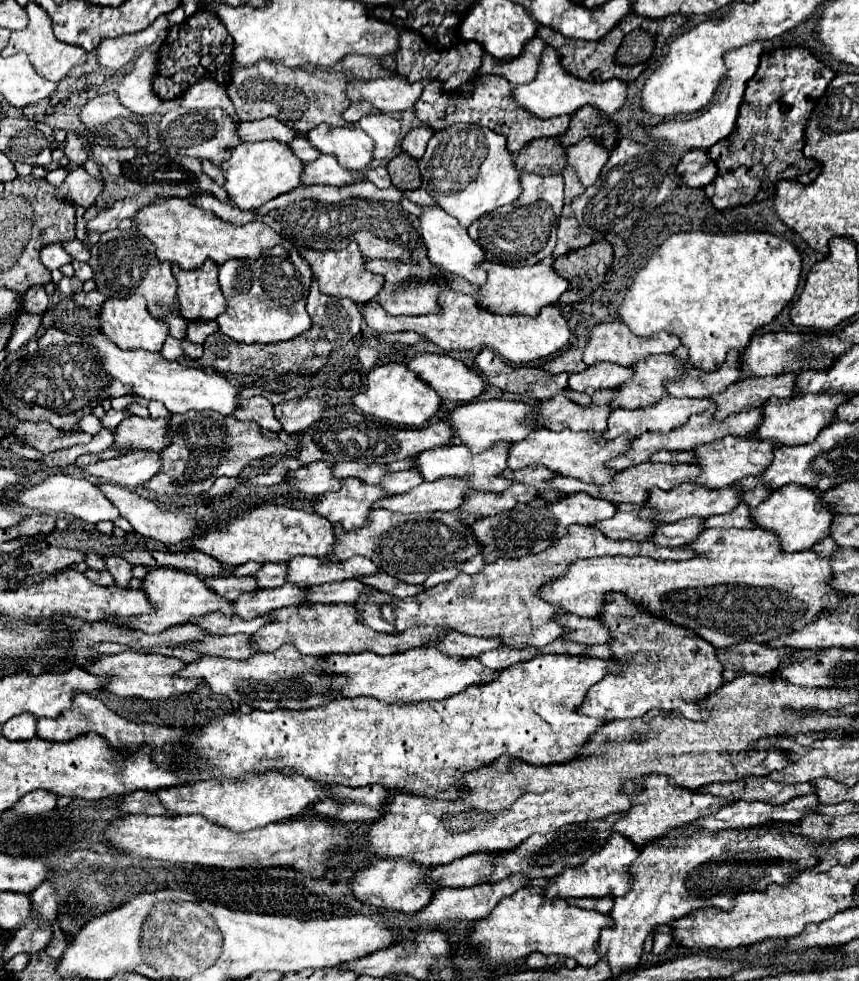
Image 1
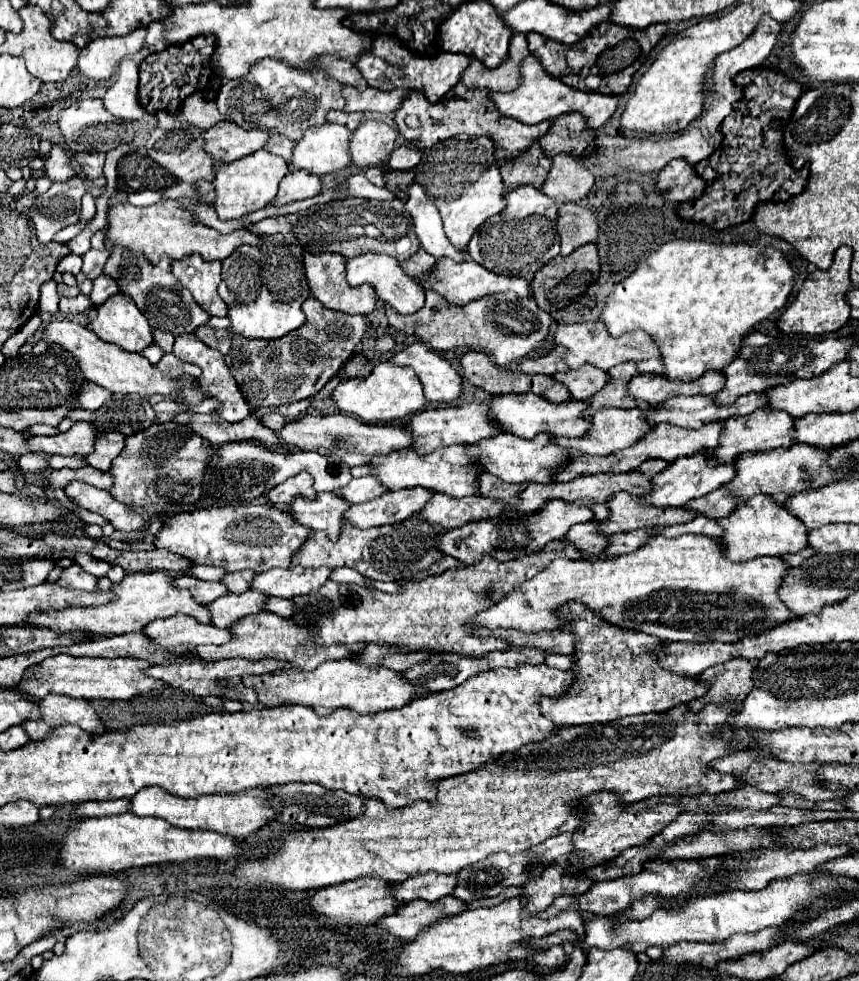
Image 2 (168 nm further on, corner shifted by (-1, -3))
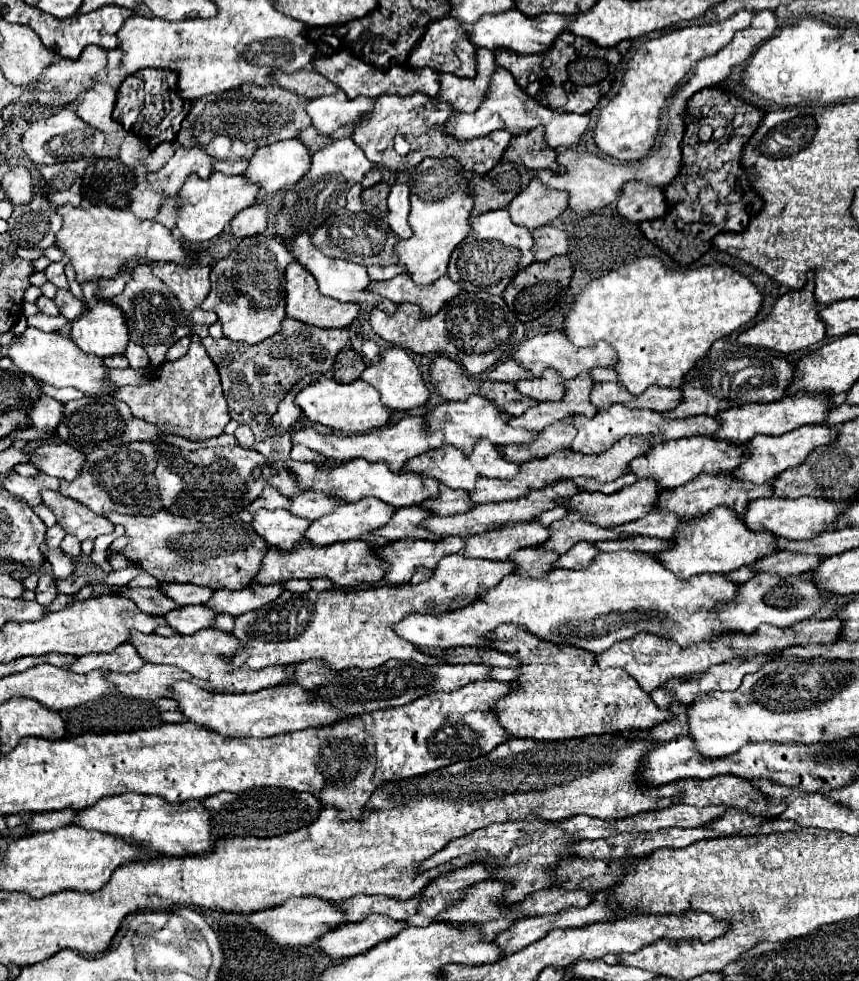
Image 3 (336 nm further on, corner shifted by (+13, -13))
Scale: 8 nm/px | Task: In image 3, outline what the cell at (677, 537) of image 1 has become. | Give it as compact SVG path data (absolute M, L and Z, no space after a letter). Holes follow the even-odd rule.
M578 543L568 553L560 555L560 559L556 561L556 567L562 567L562 569L586 569L590 565L590 561L594 561L598 551L600 549L596 549L596 545L592 545L592 543Z

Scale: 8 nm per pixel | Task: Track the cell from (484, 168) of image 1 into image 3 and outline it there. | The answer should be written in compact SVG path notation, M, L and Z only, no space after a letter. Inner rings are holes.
M426 157L416 165L408 179L410 187L410 217L408 223L414 235L408 241L398 241L396 253L400 263L408 267L408 273L416 283L428 285L446 275L448 261L456 245L468 235L470 213L472 213L472 187L464 177L464 167L454 157Z

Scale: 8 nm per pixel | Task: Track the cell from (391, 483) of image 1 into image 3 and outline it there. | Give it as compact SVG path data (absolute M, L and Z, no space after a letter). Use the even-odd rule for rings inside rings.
M306 491L306 493L302 493L302 495L298 495L296 499L290 501L290 511L294 515L300 515L304 519L314 521L314 519L320 519L320 517L332 513L336 509L336 505L342 505L342 503L344 501L340 501L338 497L332 497L332 495L326 495L326 493Z

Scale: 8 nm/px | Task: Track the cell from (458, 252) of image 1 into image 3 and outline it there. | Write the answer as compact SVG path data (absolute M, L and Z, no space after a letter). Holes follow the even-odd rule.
M406 183L392 185L392 191L388 195L388 225L400 239L412 237L412 227L408 225L408 213L410 213L408 195L410 189Z

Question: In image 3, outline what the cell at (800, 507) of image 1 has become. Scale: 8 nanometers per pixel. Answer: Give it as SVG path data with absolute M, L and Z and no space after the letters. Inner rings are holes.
M716 507L706 515L684 521L674 535L674 547L656 553L656 557L680 579L690 579L698 573L730 573L742 565L750 565L760 557L772 555L772 541L776 537L770 531L752 531L744 521L728 507Z

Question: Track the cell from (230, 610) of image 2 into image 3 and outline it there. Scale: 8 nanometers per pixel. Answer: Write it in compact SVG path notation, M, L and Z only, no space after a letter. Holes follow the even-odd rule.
M188 605L184 609L174 609L172 613L164 615L168 625L176 629L180 635L192 635L200 629L206 629L218 617L216 609L206 609L206 605Z

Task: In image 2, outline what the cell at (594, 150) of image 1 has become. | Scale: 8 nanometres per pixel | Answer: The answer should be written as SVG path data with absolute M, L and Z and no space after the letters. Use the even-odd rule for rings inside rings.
M554 155L552 169L540 187L540 191L554 199L556 205L562 203L580 203L594 185L594 177L586 167L582 167L580 159L572 155Z

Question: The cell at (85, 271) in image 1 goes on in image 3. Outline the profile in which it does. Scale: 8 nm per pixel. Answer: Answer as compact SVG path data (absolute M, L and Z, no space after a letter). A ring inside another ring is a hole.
M58 289L56 293L56 305L60 307L60 313L68 319L68 321L74 321L78 319L82 313L84 313L84 303L80 299L76 299L68 289Z

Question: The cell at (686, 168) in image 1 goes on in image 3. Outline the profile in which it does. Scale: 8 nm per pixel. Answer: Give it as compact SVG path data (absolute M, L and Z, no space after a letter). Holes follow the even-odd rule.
M630 181L622 187L622 195L618 199L618 213L634 223L650 221L664 217L668 211L668 203L664 201L664 189L656 185L646 185L642 181Z

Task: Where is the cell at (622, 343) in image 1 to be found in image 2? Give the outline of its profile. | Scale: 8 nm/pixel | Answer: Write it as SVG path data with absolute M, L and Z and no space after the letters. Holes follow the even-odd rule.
M598 321L578 323L578 325L560 325L558 327L554 341L556 341L556 345L564 347L564 351L566 351L564 363L568 365L568 369L578 369L584 363L590 363L590 365L596 365L596 367L608 371L610 367L624 363L624 361L642 361L642 359L658 357L658 347L654 347L654 341L644 331L624 333L622 337L614 339L604 329L606 327L602 327L602 323L598 323Z

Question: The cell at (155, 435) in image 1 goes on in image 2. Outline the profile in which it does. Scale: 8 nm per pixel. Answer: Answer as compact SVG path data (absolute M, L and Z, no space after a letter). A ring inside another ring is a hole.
M100 433L96 435L94 453L86 455L84 461L98 471L108 471L110 463L114 461L114 455L122 451L122 443L124 443L124 435L120 433Z

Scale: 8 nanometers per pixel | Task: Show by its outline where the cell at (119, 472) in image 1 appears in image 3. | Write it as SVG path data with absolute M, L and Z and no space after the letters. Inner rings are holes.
M18 473L8 475L2 481L2 487L20 497L22 501L26 501L30 507L40 505L40 489L58 489L60 479L56 477L48 477L48 475L38 475L38 477L22 477Z

